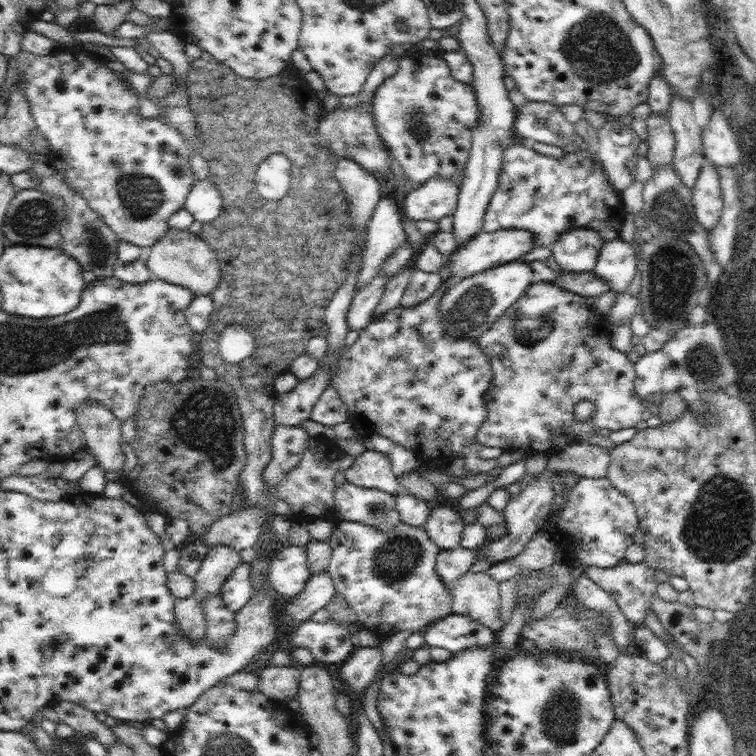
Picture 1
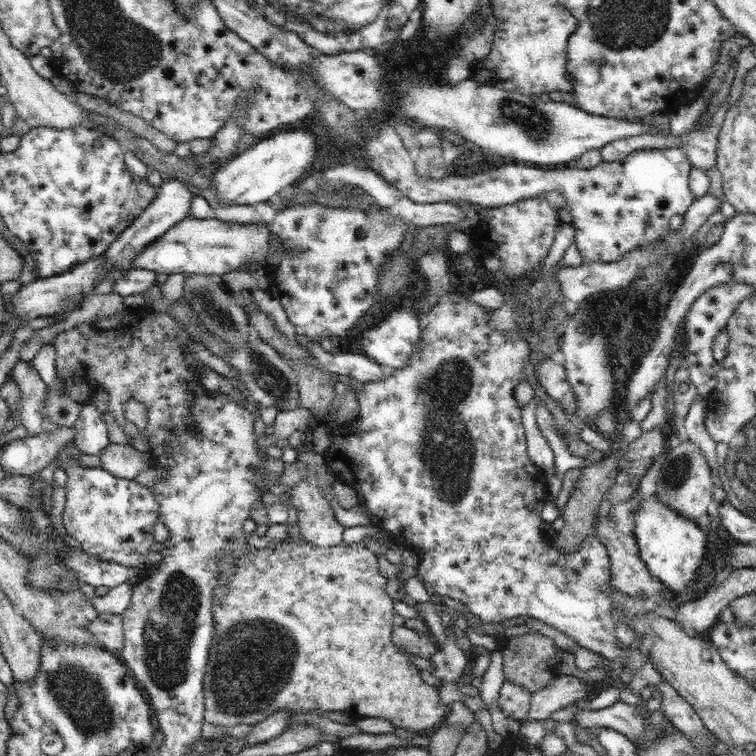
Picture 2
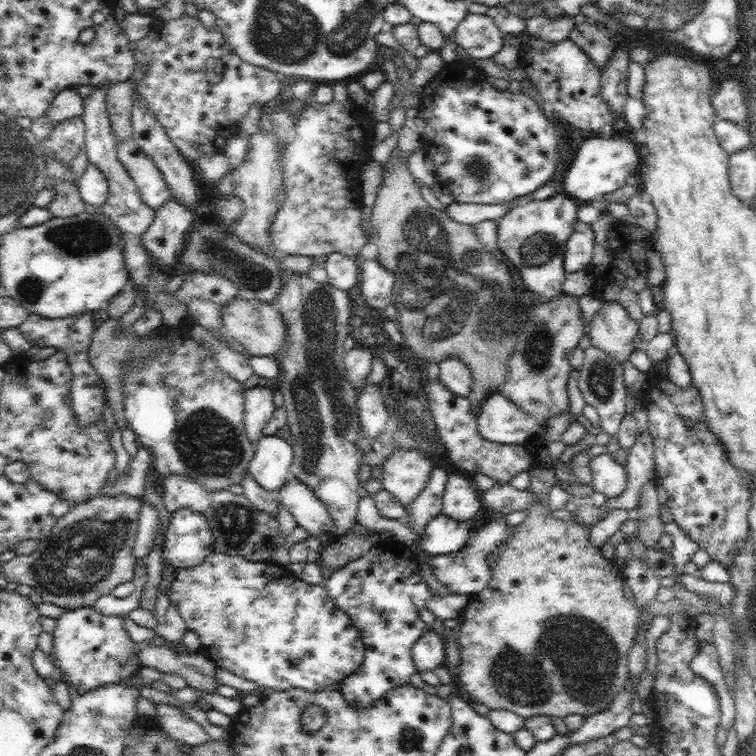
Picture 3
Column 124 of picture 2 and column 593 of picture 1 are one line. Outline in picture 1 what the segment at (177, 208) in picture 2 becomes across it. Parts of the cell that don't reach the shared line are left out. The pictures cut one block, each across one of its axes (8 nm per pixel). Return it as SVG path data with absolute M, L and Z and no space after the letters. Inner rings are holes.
M573 228L563 232L551 246L553 260L563 268L563 272L591 272L595 268L597 256L605 240L599 232L589 228Z

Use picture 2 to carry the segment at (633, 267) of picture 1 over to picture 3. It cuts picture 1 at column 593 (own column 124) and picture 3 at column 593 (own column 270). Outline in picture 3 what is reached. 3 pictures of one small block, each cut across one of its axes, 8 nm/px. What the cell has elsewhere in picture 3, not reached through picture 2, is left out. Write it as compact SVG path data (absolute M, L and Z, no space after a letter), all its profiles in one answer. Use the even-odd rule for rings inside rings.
M575 222L573 234L567 240L567 248L563 256L565 272L573 274L573 272L589 268L591 258L593 258L593 248L595 248L595 240L591 232L591 224Z

